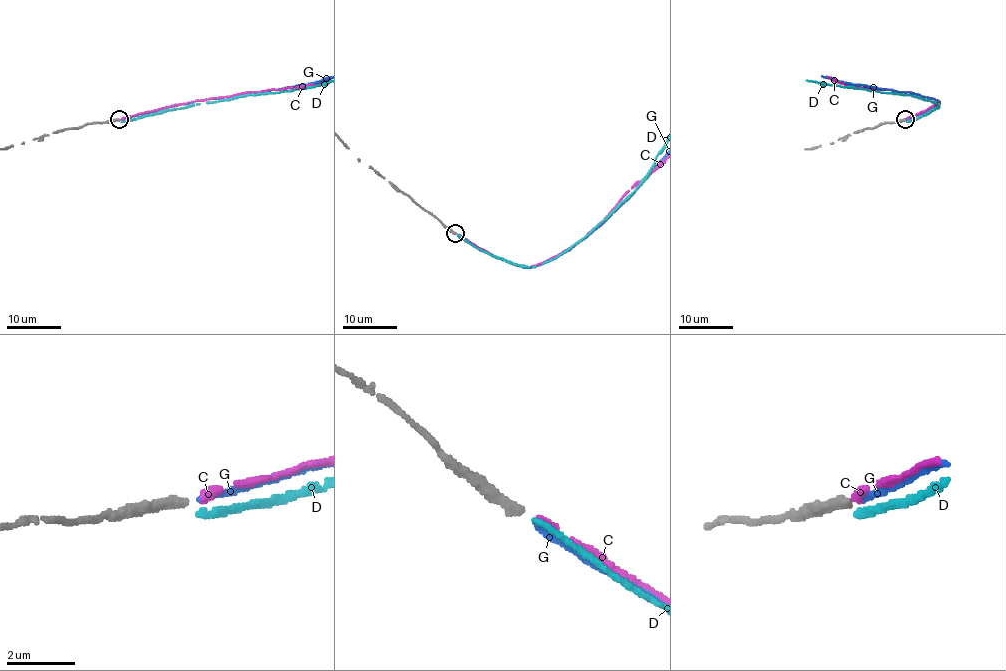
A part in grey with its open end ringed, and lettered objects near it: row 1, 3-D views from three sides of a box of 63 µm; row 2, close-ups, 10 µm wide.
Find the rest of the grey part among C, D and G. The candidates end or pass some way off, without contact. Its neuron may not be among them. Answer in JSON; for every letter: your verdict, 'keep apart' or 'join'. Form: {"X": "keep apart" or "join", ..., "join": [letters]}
{"C": "join", "D": "keep apart", "G": "keep apart", "join": ["C"]}

